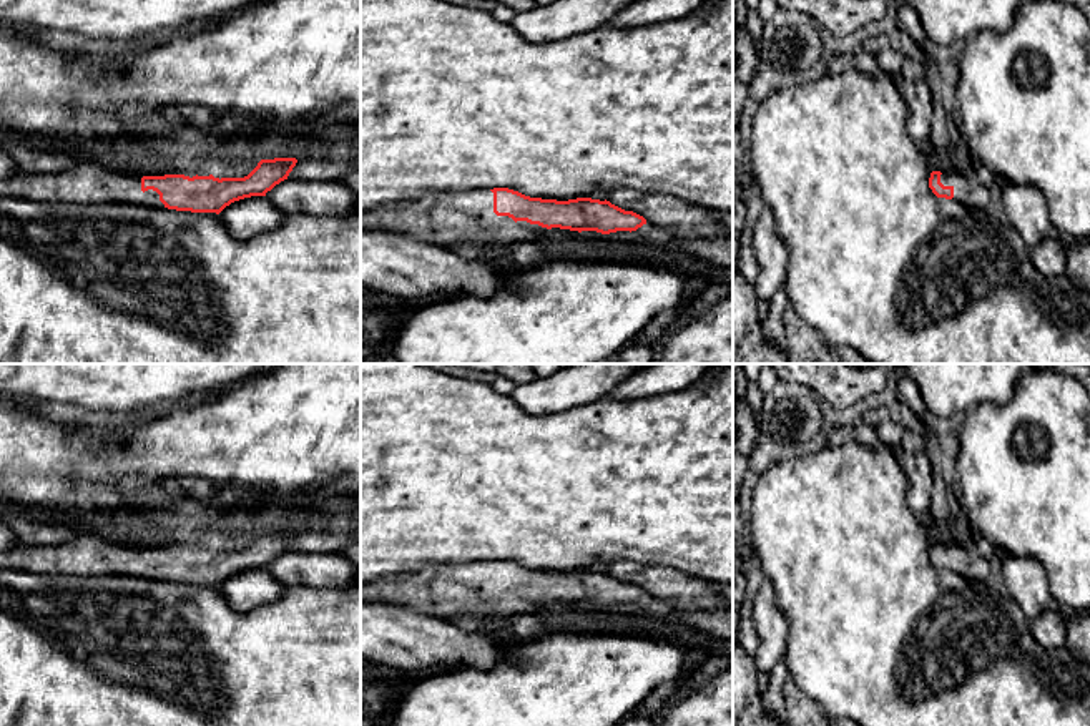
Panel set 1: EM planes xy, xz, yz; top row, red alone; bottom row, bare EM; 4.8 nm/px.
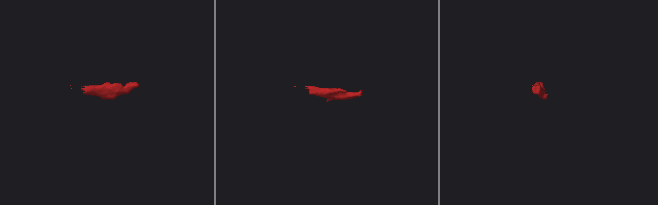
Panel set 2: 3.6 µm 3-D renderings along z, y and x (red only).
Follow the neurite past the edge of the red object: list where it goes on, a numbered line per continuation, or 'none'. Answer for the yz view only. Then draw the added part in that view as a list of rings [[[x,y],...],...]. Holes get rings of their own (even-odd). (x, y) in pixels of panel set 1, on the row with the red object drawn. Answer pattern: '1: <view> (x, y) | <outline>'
1: yz (969, 191) | [[[954,169],[942,171],[940,183],[954,188],[952,199],[974,211],[985,209],[992,199],[990,189],[985,188],[977,178],[967,178]]]

